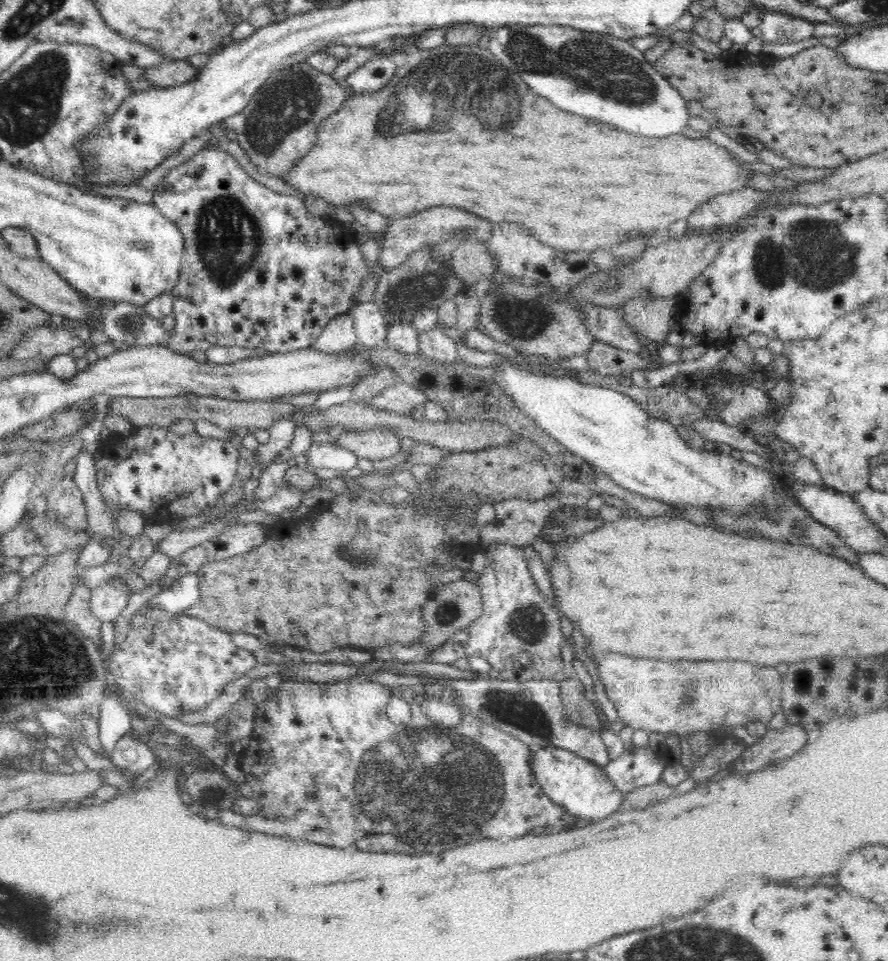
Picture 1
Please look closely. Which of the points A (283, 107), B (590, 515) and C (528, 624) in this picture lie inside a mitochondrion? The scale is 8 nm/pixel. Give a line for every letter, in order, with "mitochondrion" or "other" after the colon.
A: mitochondrion
B: other
C: mitochondrion

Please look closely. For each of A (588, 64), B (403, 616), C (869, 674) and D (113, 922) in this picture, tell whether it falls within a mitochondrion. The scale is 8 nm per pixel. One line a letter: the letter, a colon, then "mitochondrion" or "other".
A: mitochondrion
B: other
C: other
D: mitochondrion

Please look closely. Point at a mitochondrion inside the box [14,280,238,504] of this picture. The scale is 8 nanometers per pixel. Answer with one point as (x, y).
(133, 323)

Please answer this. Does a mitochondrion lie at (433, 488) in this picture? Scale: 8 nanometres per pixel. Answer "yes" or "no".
yes

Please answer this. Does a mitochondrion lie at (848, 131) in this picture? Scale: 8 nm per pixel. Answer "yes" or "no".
yes

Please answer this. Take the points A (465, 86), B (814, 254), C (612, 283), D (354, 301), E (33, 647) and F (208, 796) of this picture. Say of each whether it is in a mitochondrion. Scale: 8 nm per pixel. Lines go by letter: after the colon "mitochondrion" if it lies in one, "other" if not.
A: mitochondrion
B: mitochondrion
C: mitochondrion
D: other
E: mitochondrion
F: mitochondrion

